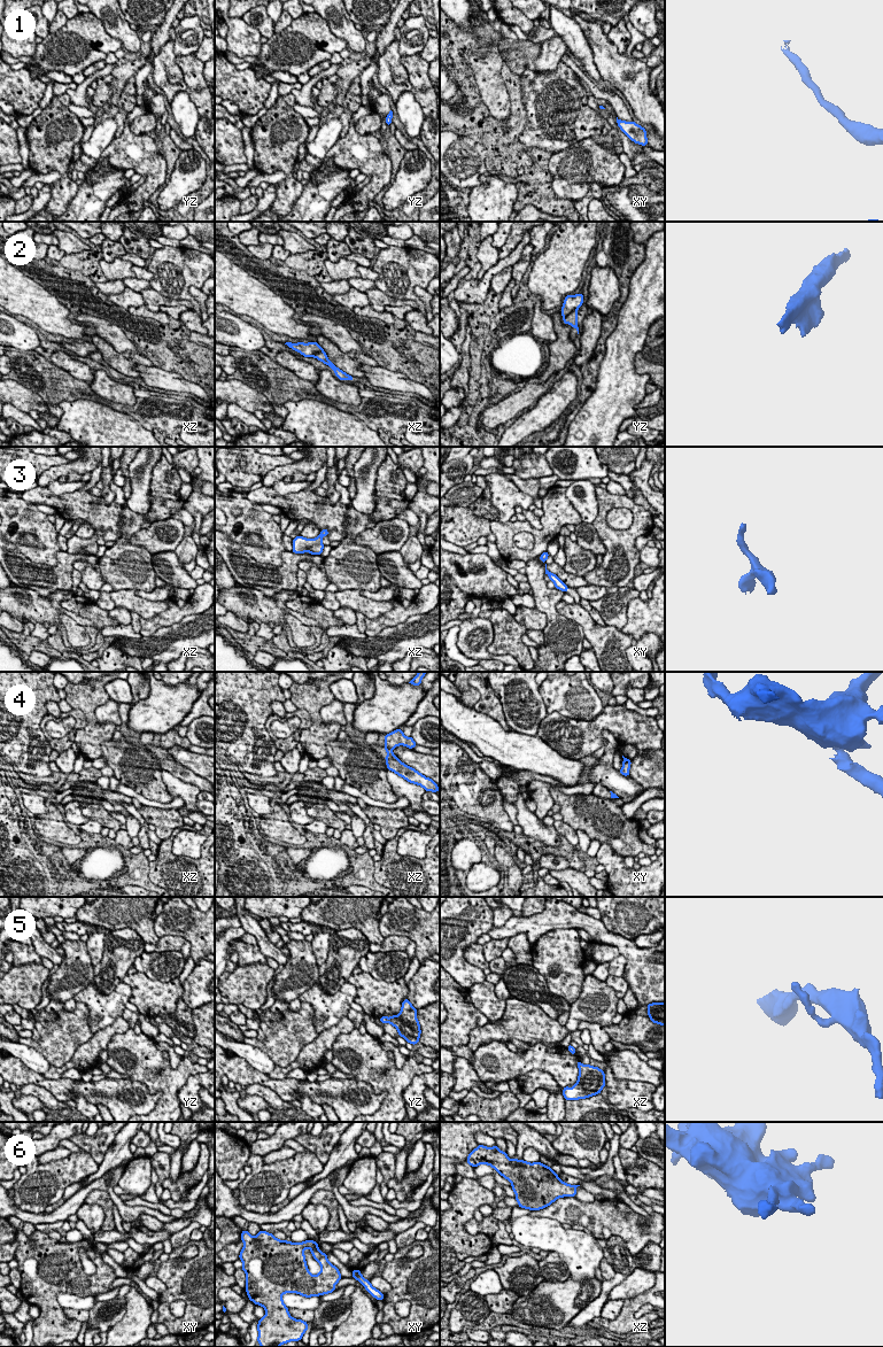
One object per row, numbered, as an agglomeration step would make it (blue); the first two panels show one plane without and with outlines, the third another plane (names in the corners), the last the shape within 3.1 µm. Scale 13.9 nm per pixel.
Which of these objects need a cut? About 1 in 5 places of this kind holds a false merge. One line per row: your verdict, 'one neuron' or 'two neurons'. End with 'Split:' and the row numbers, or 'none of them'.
1: one neuron
2: two neurons
3: one neuron
4: two neurons
5: one neuron
6: one neuron
Split: 2, 4

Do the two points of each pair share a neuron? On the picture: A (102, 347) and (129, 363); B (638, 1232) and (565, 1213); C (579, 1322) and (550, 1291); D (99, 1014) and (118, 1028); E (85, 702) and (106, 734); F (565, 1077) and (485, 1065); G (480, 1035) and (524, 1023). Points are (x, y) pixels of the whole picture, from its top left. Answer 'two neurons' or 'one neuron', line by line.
A: one neuron
B: one neuron
C: two neurons
D: two neurons
E: one neuron
F: one neuron
G: one neuron

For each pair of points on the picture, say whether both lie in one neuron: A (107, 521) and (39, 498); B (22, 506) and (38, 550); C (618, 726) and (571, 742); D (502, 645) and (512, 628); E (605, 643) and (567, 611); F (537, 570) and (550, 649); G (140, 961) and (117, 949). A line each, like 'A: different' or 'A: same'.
A: same
B: same
C: same
D: same
E: same
F: same
G: different

